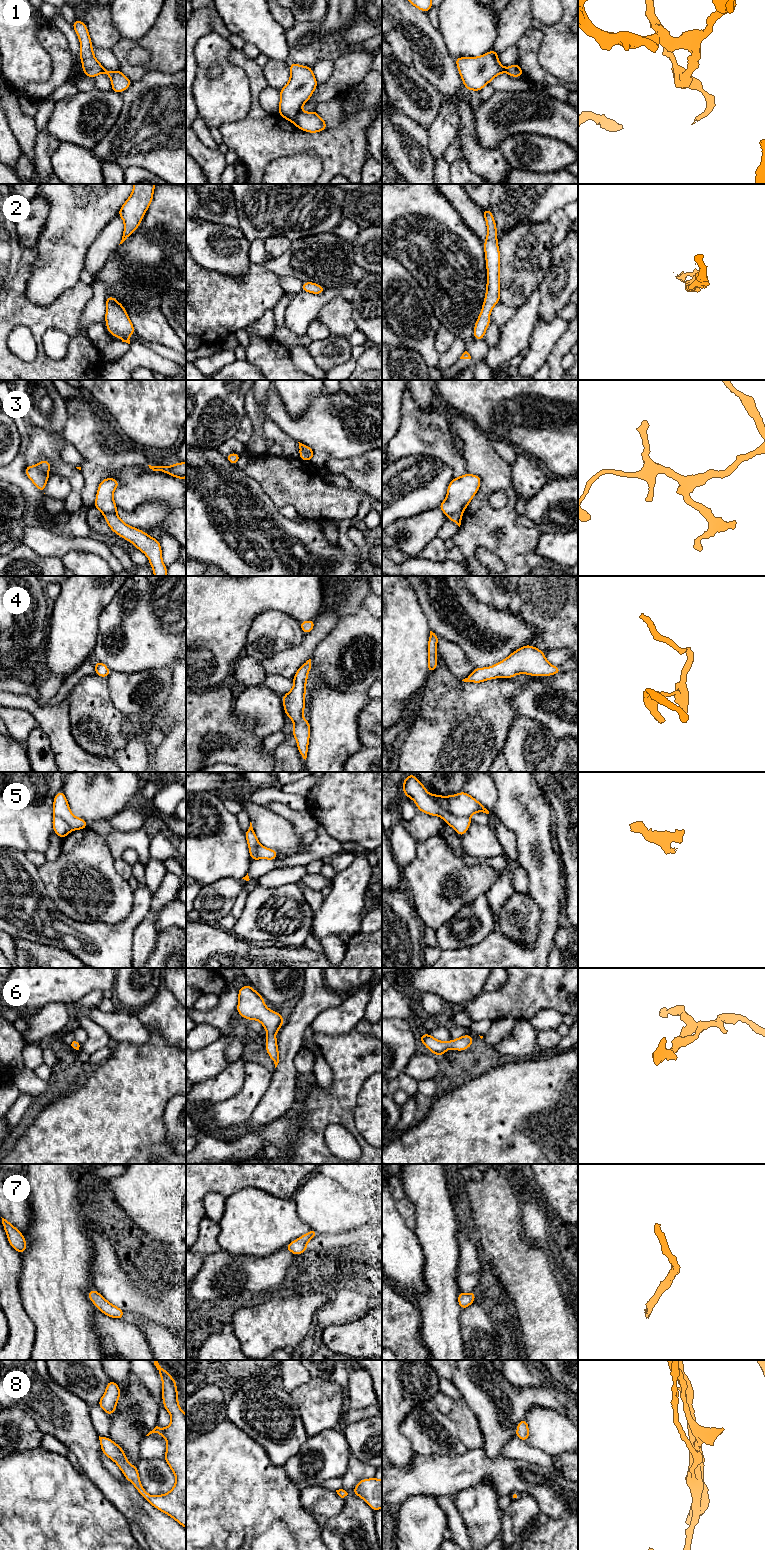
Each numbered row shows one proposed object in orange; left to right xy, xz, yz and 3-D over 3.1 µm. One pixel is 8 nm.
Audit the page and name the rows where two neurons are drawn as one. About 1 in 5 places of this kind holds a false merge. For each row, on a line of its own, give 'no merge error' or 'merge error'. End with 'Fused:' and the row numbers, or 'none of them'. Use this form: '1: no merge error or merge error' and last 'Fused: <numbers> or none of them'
1: merge error
2: no merge error
3: merge error
4: no merge error
5: merge error
6: no merge error
7: no merge error
8: no merge error
Fused: 1, 3, 5

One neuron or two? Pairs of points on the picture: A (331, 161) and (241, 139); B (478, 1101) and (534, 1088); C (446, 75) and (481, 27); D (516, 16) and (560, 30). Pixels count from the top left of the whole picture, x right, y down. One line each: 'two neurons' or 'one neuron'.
A: one neuron
B: one neuron
C: two neurons
D: one neuron

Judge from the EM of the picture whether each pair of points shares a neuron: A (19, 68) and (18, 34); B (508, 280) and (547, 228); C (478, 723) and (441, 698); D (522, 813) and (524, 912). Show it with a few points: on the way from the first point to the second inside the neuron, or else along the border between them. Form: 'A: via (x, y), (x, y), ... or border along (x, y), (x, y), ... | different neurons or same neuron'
A: via (19, 60), (18, 42) | same neuron
B: via (521, 267), (524, 259), (535, 248), (535, 241) | same neuron
C: via (469, 723), (466, 723), (450, 707) | same neuron
D: border along (529, 893), (540, 910), (540, 916) | different neurons

